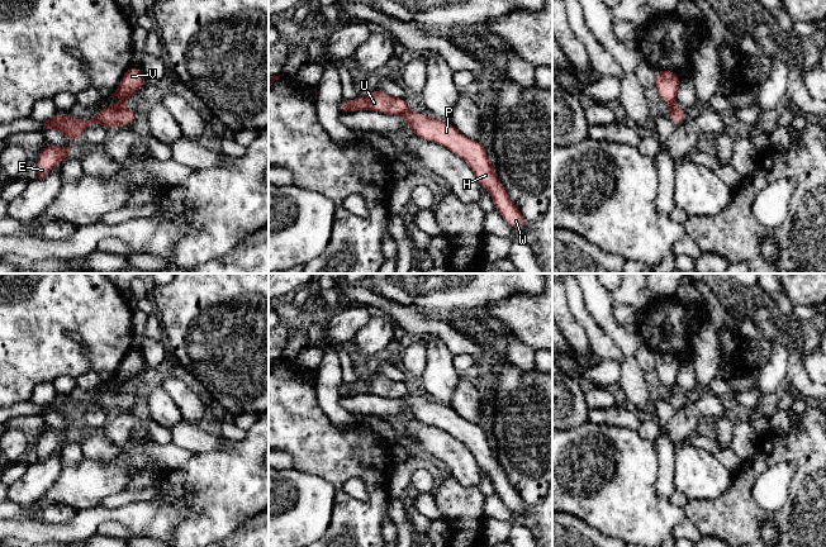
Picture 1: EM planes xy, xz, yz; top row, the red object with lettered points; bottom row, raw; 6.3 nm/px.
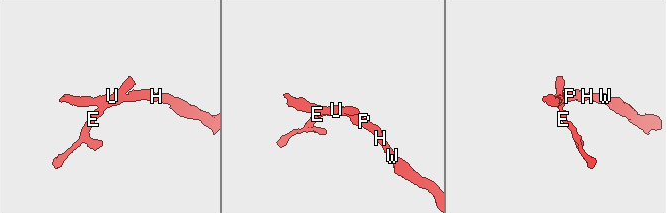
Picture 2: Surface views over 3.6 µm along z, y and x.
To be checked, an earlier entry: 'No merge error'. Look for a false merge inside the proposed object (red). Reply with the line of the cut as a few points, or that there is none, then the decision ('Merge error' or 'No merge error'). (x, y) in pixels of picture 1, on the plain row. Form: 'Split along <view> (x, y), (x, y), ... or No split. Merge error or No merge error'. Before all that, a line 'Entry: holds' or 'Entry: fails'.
Entry: holds
No split. No merge error

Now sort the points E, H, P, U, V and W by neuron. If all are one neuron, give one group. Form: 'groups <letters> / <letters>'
groups E H P U V W

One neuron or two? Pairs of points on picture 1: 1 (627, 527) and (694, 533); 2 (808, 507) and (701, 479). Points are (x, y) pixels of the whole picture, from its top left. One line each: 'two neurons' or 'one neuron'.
1: two neurons
2: two neurons

